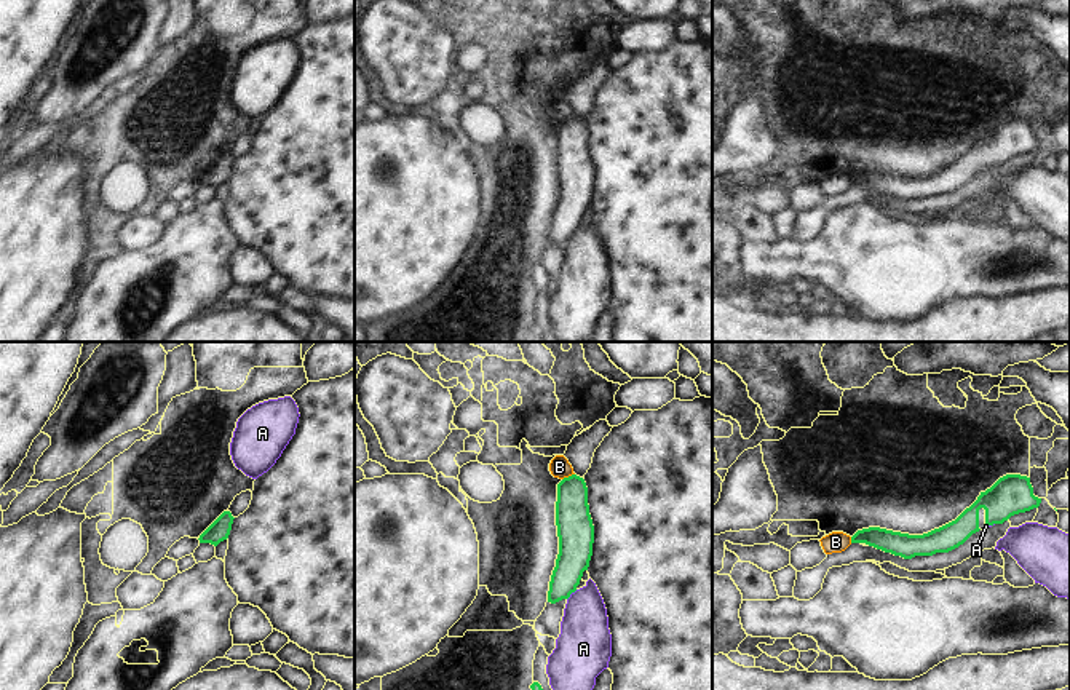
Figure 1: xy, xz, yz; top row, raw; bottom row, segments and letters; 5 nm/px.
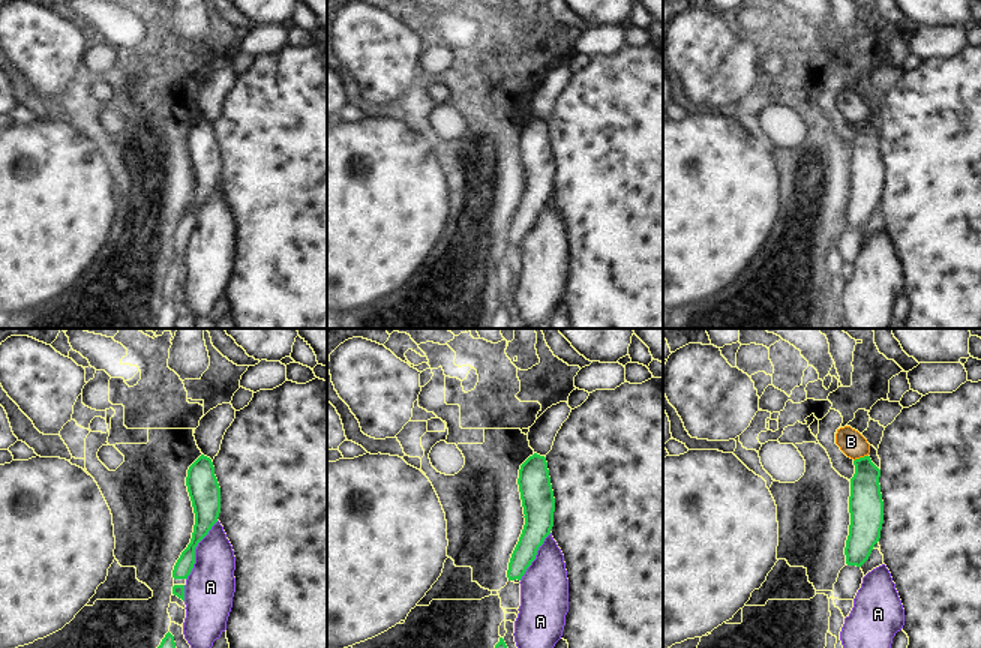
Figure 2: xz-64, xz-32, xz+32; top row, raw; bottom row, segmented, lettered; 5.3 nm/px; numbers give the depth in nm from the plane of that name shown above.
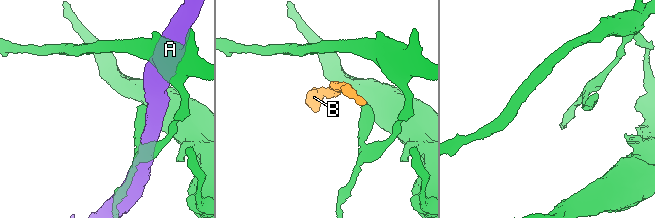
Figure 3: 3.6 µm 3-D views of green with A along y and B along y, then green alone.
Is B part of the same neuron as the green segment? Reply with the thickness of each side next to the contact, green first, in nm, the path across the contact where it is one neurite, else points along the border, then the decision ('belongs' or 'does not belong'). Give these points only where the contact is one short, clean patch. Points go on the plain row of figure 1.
calibres 180 and 110 nm; border xz (574, 115), (562, 122); does not belong

